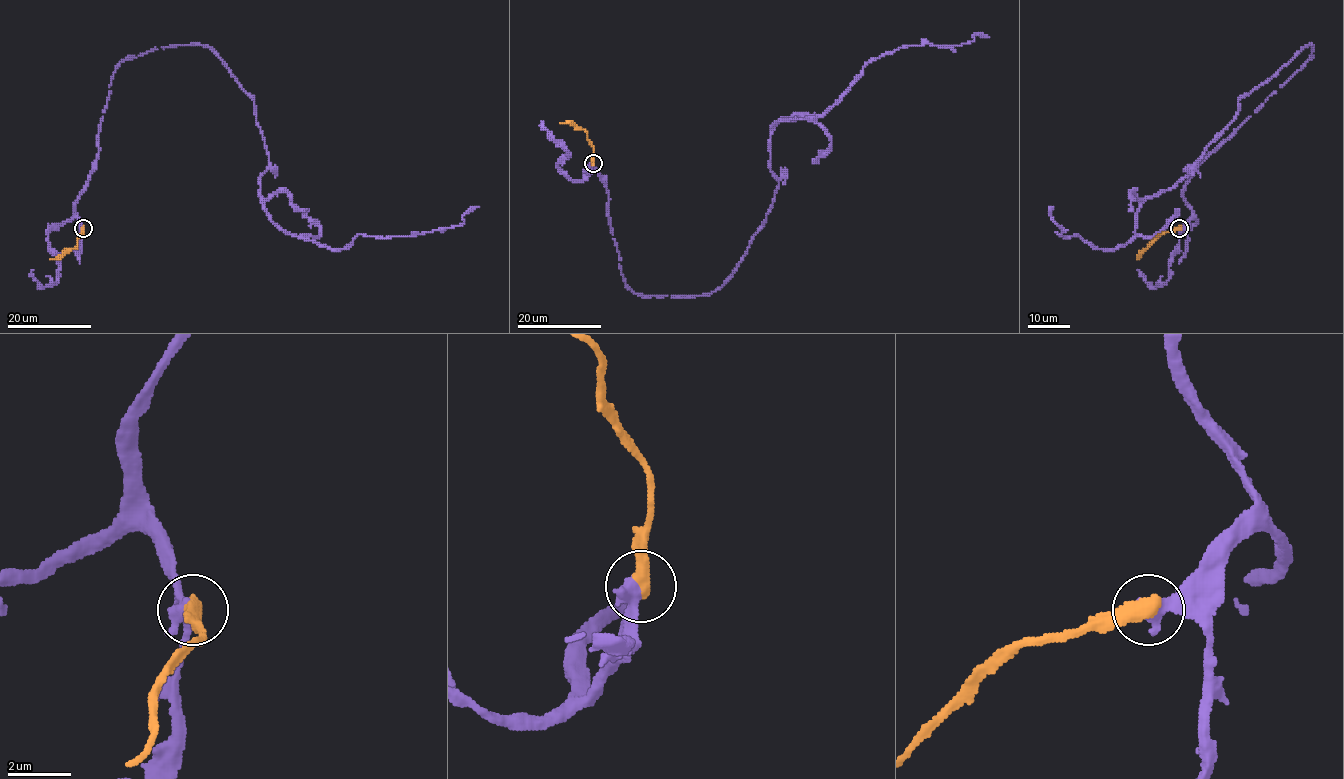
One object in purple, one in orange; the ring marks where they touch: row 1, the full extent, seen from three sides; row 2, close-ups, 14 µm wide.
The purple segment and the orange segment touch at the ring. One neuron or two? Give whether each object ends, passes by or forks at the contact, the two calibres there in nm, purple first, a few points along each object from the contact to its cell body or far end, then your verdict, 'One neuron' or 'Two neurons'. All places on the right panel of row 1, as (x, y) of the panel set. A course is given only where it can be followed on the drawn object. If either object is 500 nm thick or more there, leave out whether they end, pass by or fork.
Thickness 500 nm (purple) against 550 nm. Course of purple: (1179, 228), (1191, 172), (1311, 43), (1238, 101), (1197, 166), (1143, 201), (1130, 241), (1061, 236), (1052, 206). Course of orange: (1179, 228), (1164, 232), (1139, 254), (1138, 260). One neuron

